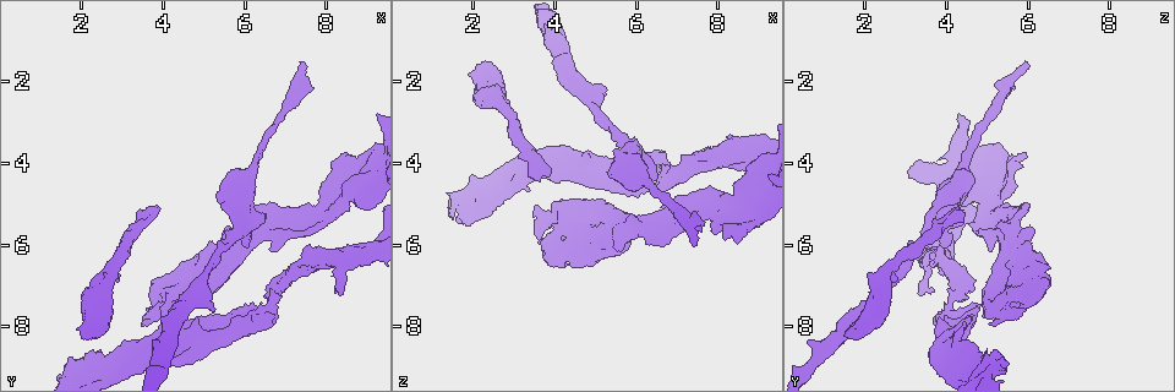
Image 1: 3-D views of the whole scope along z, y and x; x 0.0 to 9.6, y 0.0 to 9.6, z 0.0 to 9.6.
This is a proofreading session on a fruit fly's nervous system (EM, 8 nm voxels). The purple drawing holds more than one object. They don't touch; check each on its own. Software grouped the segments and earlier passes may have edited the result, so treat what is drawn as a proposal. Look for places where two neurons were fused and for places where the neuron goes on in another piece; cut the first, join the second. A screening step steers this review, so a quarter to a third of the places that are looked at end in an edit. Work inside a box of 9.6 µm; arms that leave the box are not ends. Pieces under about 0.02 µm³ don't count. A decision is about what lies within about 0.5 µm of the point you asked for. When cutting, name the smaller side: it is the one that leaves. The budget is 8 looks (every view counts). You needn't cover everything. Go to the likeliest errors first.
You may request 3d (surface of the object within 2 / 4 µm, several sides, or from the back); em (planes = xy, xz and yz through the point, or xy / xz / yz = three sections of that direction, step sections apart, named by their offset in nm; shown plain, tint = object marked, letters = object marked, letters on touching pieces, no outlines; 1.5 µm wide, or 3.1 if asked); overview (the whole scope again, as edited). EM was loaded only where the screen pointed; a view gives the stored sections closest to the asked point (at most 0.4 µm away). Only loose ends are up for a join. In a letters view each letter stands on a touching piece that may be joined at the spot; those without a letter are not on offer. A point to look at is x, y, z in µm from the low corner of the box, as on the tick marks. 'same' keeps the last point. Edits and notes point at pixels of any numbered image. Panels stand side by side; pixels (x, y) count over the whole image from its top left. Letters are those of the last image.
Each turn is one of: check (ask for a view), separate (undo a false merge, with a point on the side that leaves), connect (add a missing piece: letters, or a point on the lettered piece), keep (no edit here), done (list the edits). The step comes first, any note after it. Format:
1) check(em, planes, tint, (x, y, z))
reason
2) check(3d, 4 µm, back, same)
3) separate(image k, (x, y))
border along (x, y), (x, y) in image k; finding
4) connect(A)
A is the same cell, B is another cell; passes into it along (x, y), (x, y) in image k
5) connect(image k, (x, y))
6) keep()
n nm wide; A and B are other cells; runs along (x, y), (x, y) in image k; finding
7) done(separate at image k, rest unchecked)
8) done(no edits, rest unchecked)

check(em, planes, tint, (8.45, 4.85, 4.90))
abrupt turn

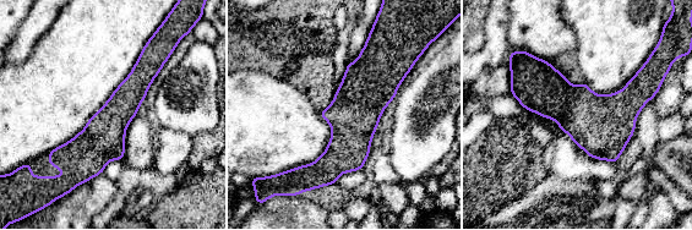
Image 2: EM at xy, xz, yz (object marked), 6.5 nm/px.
check(em, planes, letters, same)

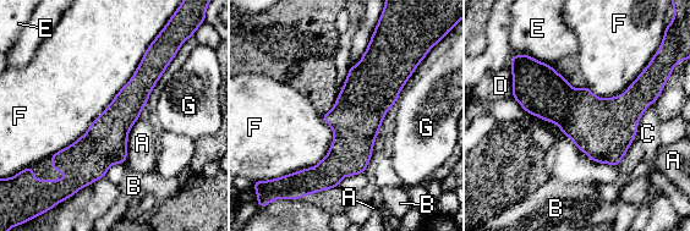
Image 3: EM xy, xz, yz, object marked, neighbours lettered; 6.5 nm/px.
keep()
340 nm wide; F touches over 1000 nm; A, B, C, D, E, F and G are other cells; one neuron here

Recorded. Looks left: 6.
check(3d, 2 µm, back, (2.15, 8.20, 1.55))
thick end

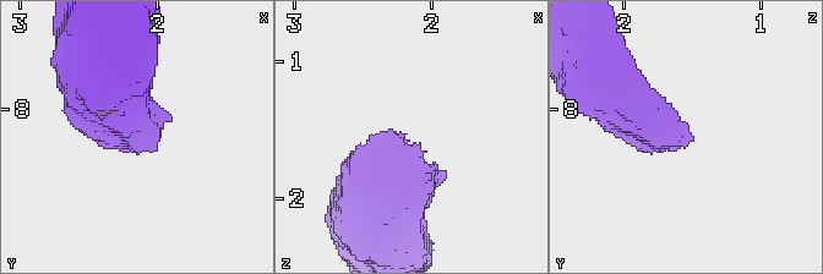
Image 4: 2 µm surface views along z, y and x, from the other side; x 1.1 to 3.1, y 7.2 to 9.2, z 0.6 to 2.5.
check(em, planes, plain, (2.20, 8.14, 1.50))

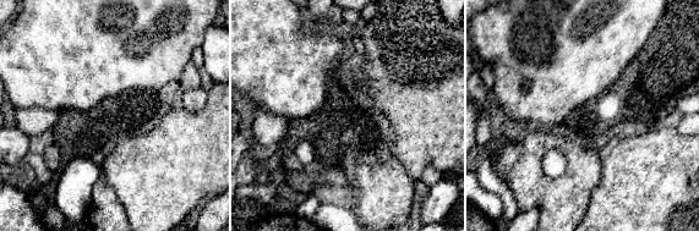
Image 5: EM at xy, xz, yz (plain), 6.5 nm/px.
check(em, planes, letters, same)

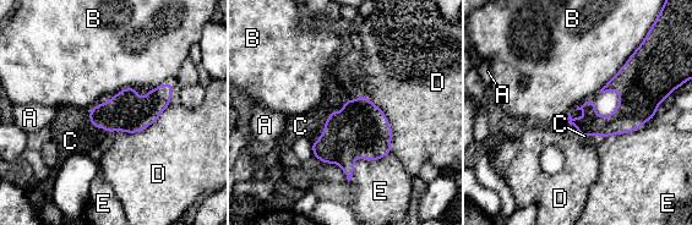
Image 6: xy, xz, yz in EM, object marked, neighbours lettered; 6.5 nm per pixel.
connect(C)
C is the same cell, A, B, D and E are other cells; passes into it along (131, 114), (101, 127), (70, 141) in image 6; it goes on there

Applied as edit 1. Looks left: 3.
check(overview)
redraw

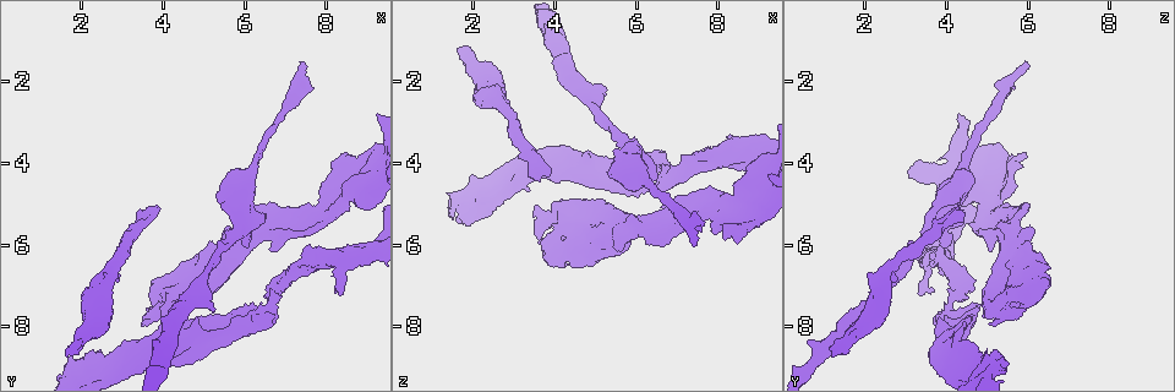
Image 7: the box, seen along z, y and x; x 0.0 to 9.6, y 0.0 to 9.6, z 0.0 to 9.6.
check(em, planes, letters, (5.75, 5.65, 5.95))
stops while still wide

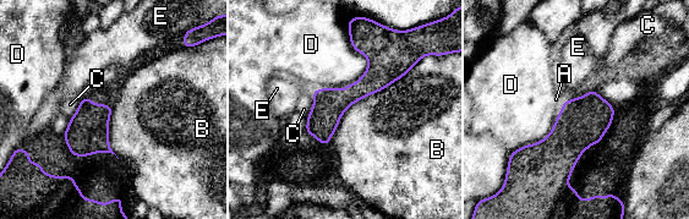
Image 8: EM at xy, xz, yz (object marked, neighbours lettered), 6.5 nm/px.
keep()
A, B, C, D and E are other cells; runs along (359, 37), (373, 74), (323, 141) in image 8; no lettered piece goes on from it

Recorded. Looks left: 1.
done(connect at image 6, rest unchecked)

